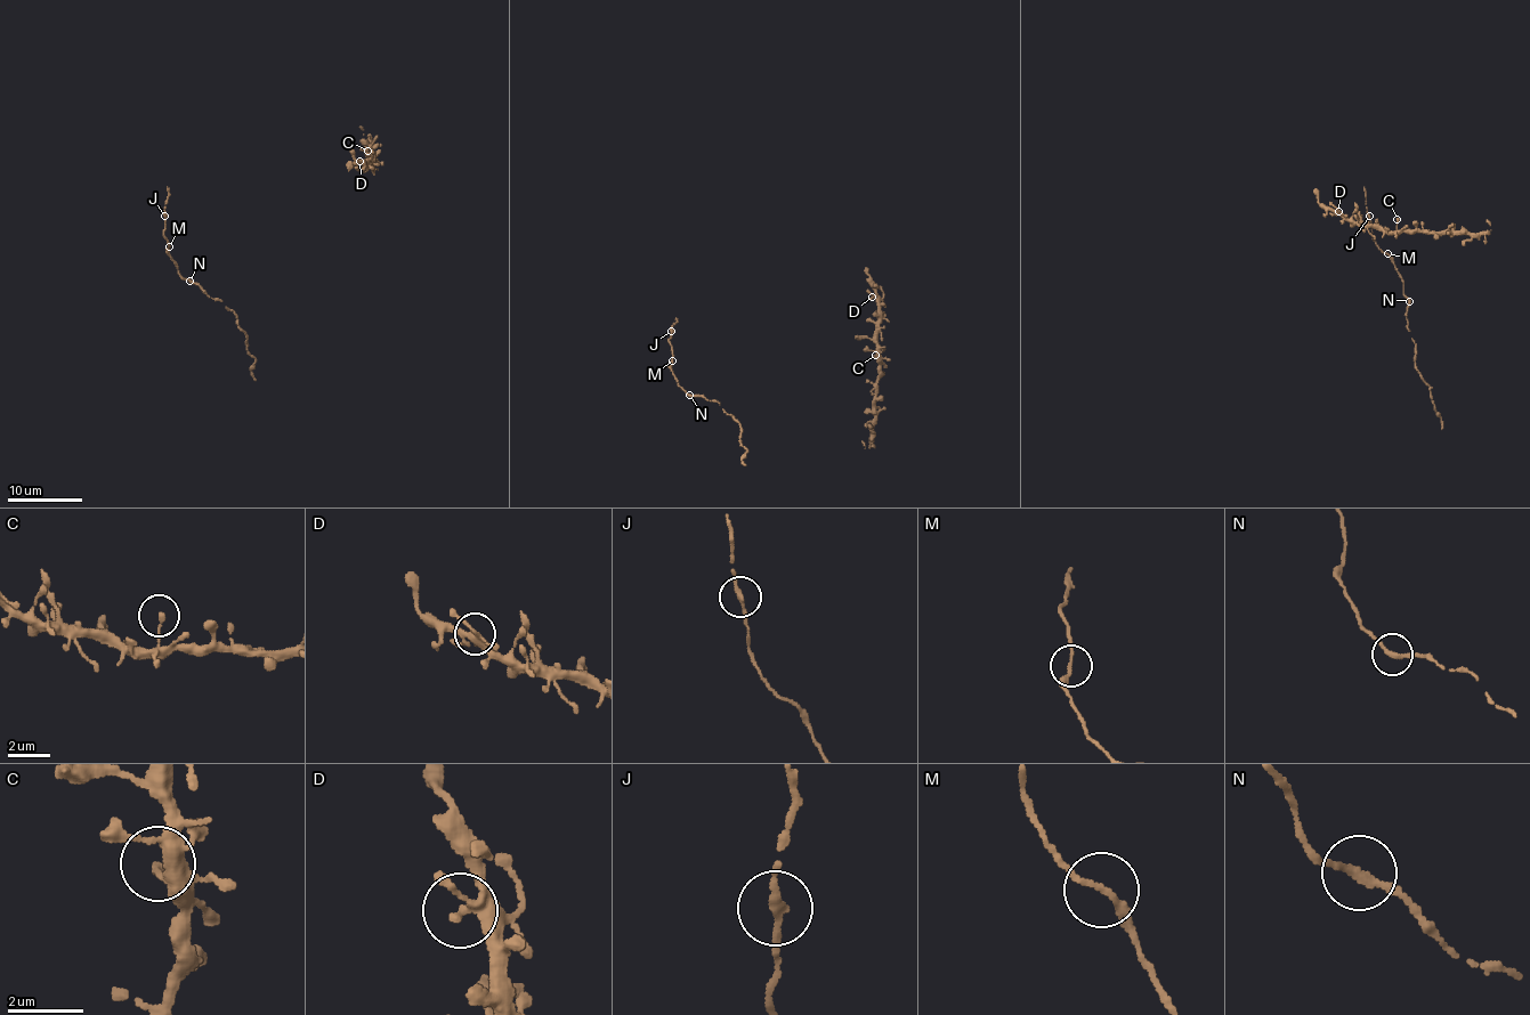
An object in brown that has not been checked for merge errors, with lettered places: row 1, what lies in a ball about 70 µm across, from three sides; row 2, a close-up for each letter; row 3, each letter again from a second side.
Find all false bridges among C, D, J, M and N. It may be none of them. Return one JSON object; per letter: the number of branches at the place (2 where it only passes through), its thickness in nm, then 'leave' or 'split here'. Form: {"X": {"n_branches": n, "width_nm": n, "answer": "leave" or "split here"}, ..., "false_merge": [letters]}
{"C": {"n_branches": 1, "width_nm": 200, "answer": "leave"}, "D": {"n_branches": 4, "width_nm": 240, "answer": "leave"}, "J": {"n_branches": 2, "width_nm": 200, "answer": "leave"}, "M": {"n_branches": 2, "width_nm": 180, "answer": "leave"}, "N": {"n_branches": 2, "width_nm": 220, "answer": "leave"}, "false_merge": []}

